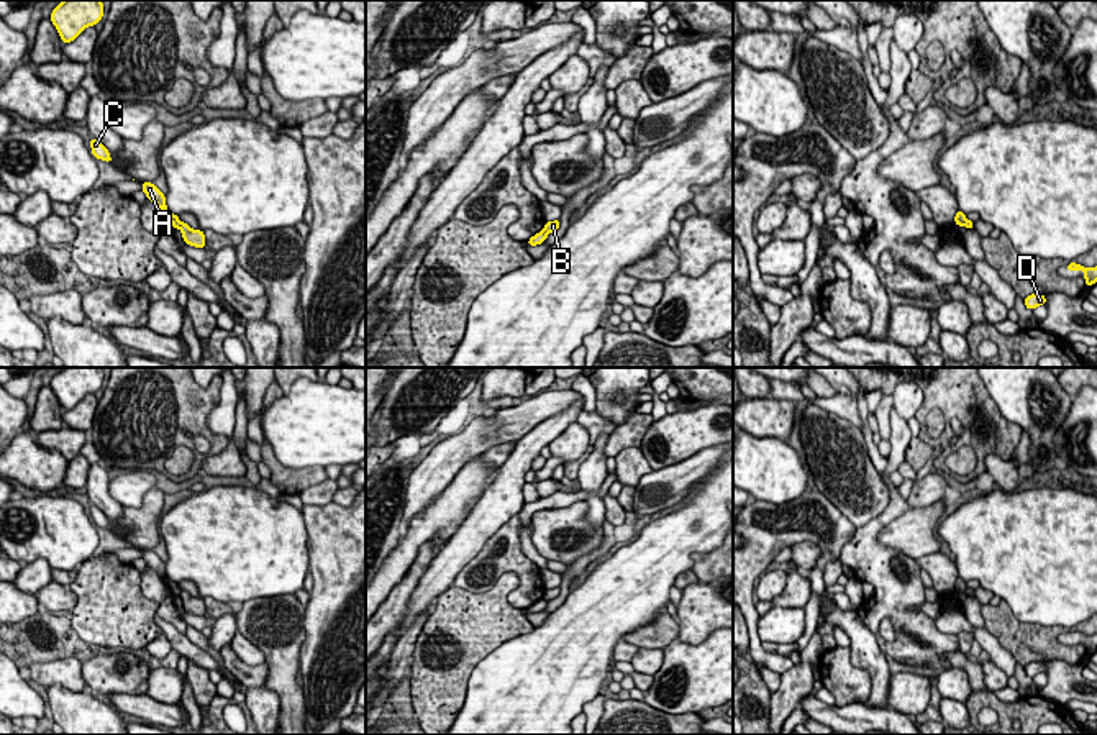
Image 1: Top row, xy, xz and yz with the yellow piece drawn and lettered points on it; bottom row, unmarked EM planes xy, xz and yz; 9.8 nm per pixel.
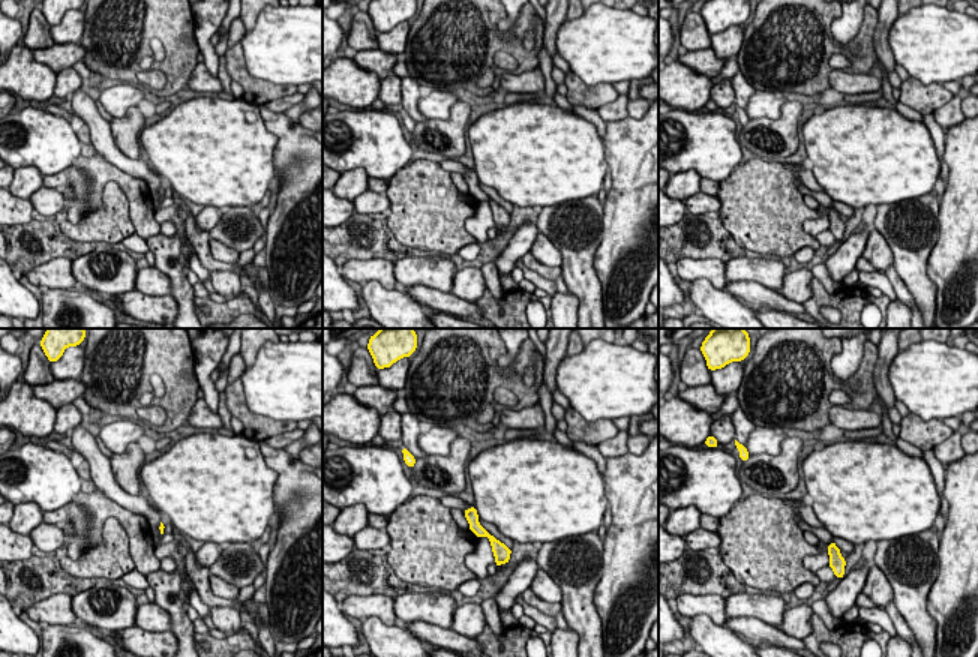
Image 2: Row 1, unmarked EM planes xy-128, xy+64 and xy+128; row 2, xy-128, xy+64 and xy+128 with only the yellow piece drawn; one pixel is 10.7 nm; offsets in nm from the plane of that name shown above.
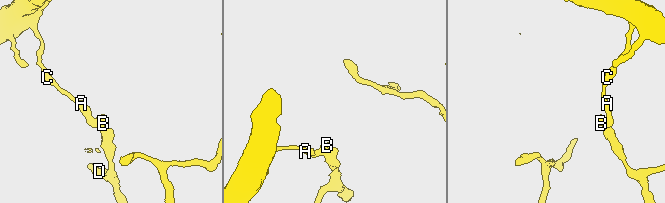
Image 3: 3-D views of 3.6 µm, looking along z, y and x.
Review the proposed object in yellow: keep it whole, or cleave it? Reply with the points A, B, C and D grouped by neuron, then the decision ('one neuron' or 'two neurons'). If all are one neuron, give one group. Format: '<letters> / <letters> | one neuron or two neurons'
A C / B D | two neurons

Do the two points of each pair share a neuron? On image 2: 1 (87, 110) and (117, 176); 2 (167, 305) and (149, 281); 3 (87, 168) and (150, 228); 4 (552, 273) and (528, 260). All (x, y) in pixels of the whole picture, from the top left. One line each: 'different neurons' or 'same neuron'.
1: different neurons
2: different neurons
3: same neuron
4: same neuron

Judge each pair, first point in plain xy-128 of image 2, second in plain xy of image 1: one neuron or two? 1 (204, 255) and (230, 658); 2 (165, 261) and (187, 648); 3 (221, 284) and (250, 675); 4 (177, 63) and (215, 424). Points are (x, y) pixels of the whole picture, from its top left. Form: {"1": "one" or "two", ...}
{"1": "one", "2": "two", "3": "two", "4": "two"}

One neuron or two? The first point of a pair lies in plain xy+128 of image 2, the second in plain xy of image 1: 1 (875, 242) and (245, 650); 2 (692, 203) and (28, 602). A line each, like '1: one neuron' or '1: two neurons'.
1: one neuron
2: two neurons

